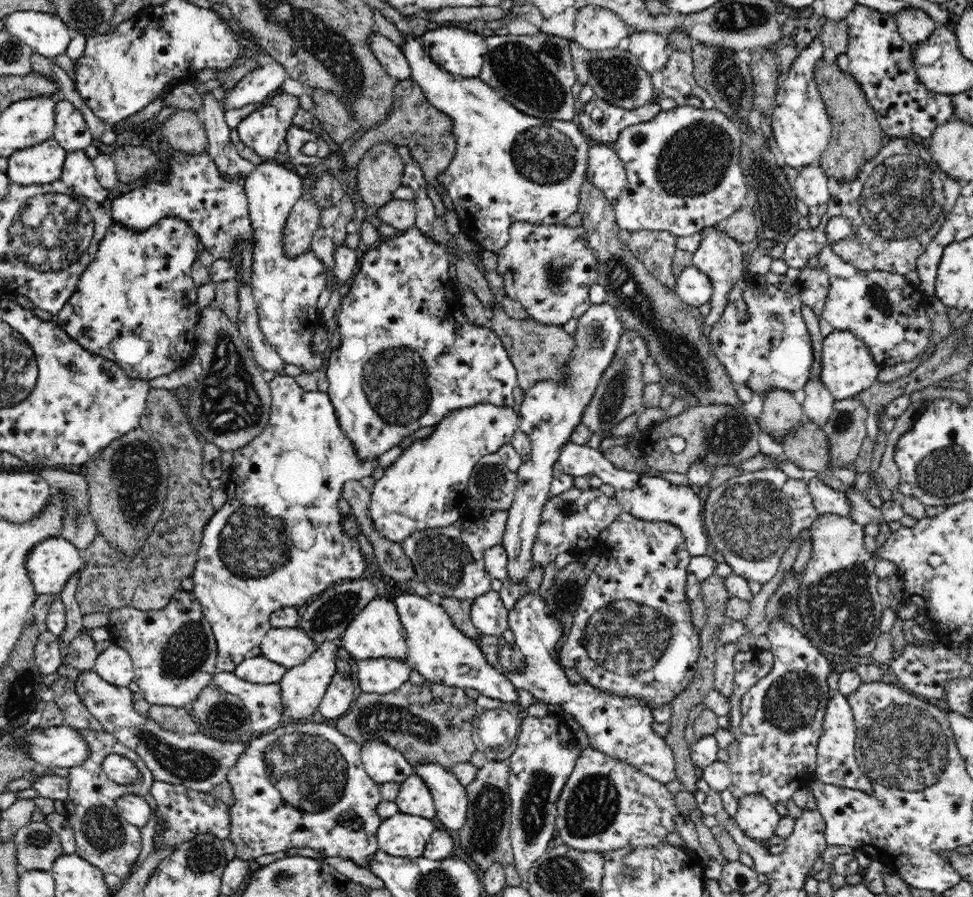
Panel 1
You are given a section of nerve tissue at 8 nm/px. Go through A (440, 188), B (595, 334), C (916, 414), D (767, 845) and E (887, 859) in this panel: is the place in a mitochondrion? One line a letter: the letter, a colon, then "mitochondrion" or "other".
A: other
B: mitochondrion
C: other
D: other
E: other

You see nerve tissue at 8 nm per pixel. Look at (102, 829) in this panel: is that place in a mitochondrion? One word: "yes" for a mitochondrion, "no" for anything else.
yes

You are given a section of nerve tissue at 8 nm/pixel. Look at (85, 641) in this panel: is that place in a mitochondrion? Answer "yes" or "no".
no

